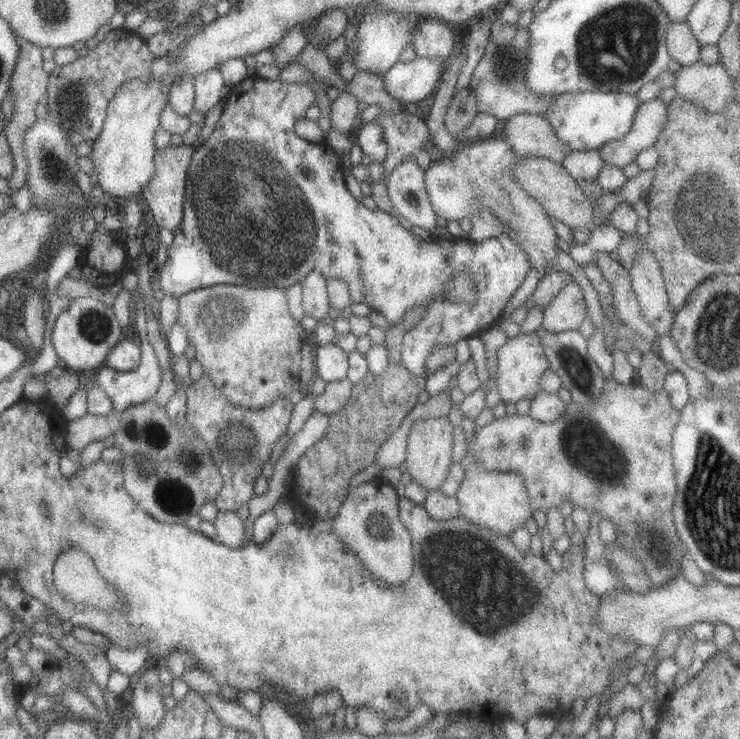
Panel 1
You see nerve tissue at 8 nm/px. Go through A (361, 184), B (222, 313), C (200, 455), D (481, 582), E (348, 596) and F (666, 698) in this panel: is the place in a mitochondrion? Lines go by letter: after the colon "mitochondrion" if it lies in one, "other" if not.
A: other
B: mitochondrion
C: mitochondrion
D: mitochondrion
E: other
F: other

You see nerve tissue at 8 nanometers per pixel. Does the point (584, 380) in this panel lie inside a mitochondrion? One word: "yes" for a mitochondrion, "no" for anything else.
yes

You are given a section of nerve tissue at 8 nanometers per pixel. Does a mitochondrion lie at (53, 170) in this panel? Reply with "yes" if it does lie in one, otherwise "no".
yes

